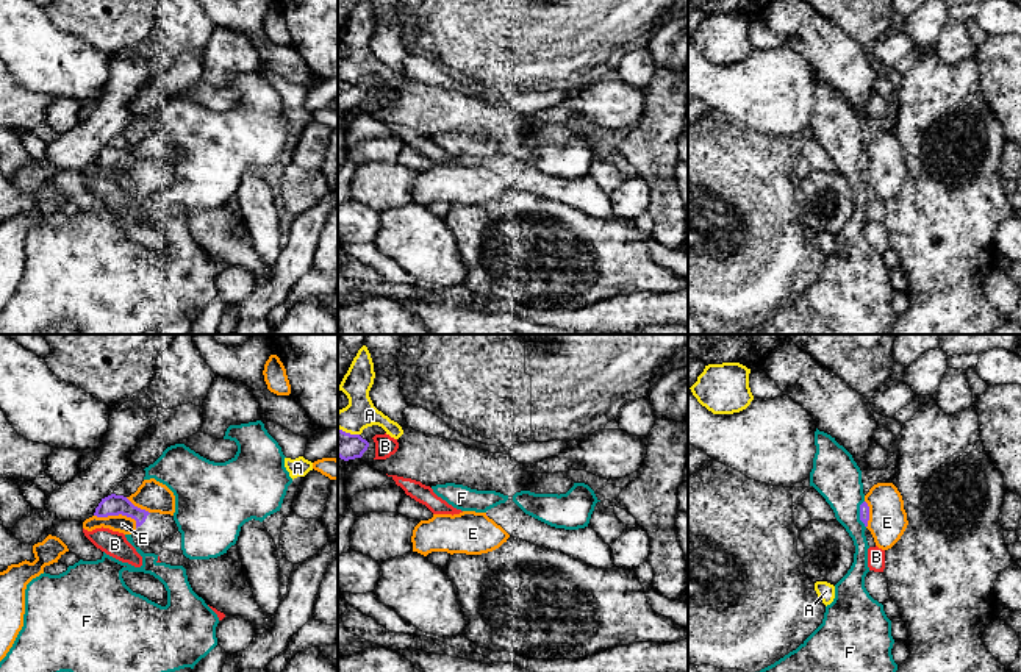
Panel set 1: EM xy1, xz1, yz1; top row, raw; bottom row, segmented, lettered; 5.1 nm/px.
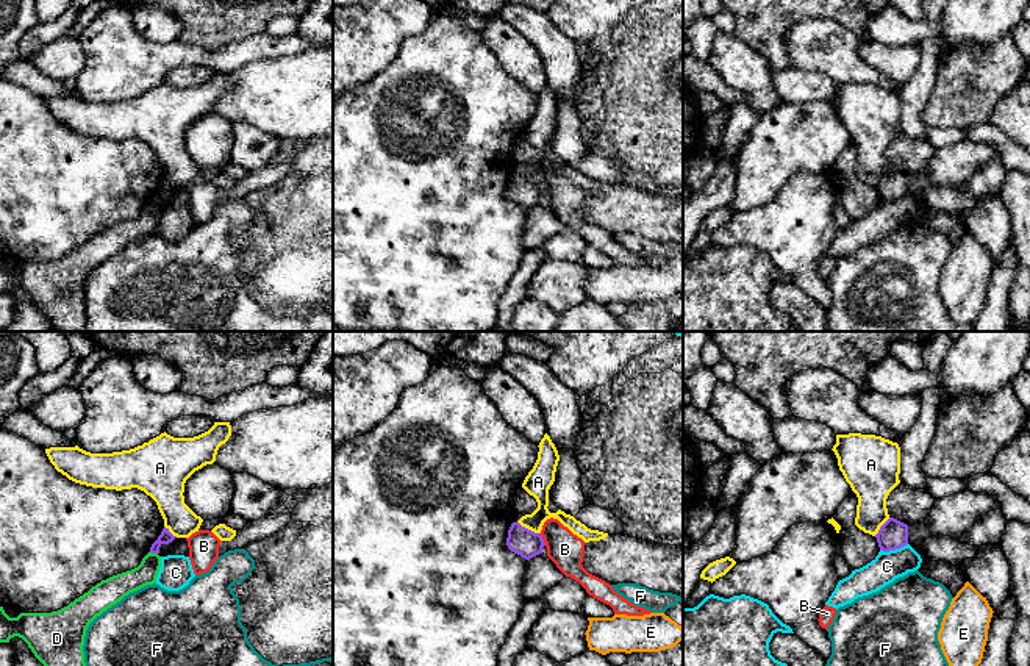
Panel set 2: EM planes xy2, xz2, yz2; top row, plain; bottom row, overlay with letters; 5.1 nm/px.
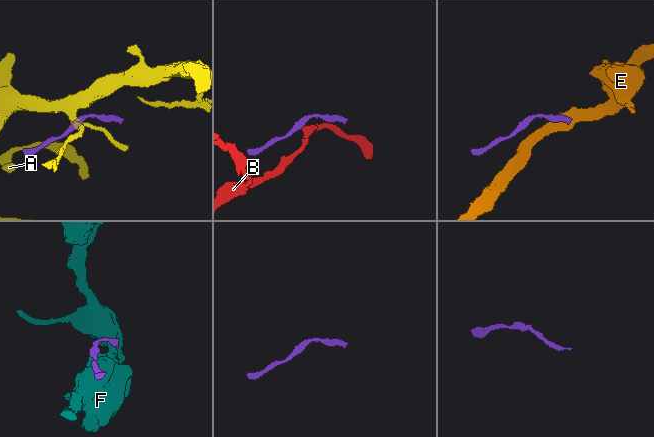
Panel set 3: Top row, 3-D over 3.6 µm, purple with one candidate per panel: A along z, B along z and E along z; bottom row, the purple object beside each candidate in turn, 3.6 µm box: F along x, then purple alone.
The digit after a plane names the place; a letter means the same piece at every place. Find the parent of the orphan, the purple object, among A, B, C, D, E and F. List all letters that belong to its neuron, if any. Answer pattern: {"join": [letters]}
{"join": []}

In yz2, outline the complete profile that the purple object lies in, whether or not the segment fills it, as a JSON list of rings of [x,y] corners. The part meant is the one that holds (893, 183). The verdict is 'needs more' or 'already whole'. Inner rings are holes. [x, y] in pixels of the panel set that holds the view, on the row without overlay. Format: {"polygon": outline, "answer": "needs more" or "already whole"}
{"polygon": [[[889,167],[875,184],[880,200],[889,202],[908,194],[908,175]]], "answer": "already whole"}

